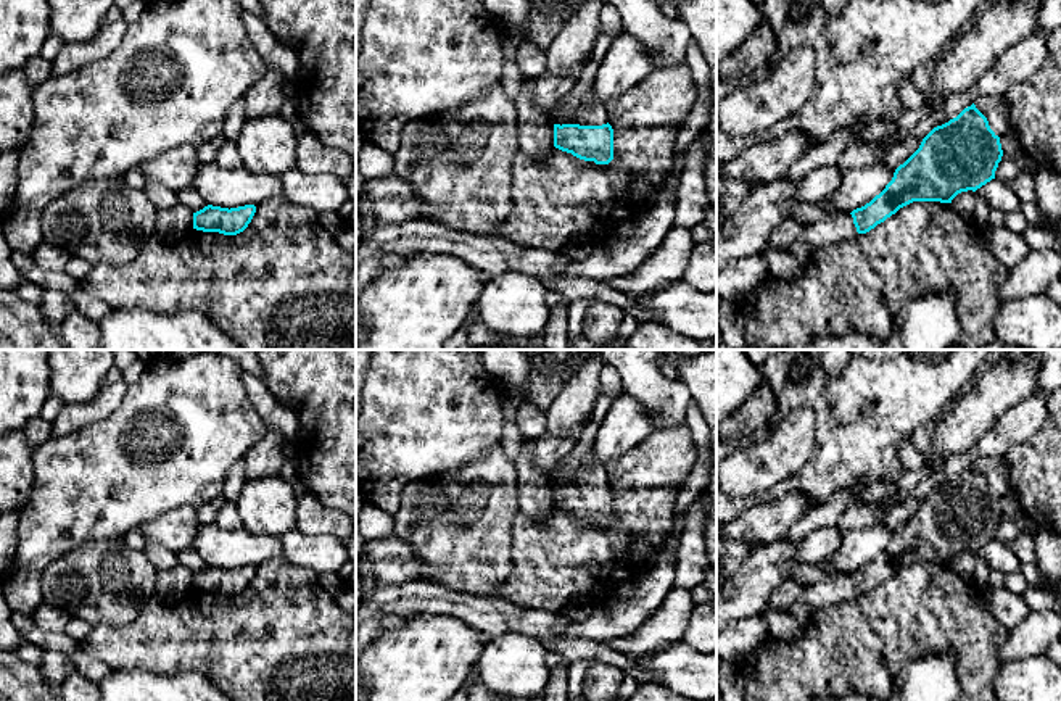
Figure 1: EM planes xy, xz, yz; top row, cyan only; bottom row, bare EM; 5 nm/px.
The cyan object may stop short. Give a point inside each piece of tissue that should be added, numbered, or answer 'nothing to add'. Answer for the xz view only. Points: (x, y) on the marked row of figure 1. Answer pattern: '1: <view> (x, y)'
1: xz (588, 113)

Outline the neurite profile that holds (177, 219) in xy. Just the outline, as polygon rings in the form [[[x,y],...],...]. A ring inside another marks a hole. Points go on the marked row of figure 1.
[[[182,203],[158,211],[158,230],[163,237],[175,240],[193,230],[193,213]]]

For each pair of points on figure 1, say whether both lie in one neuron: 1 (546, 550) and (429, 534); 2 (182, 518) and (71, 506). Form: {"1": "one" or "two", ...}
{"1": "two", "2": "two"}

